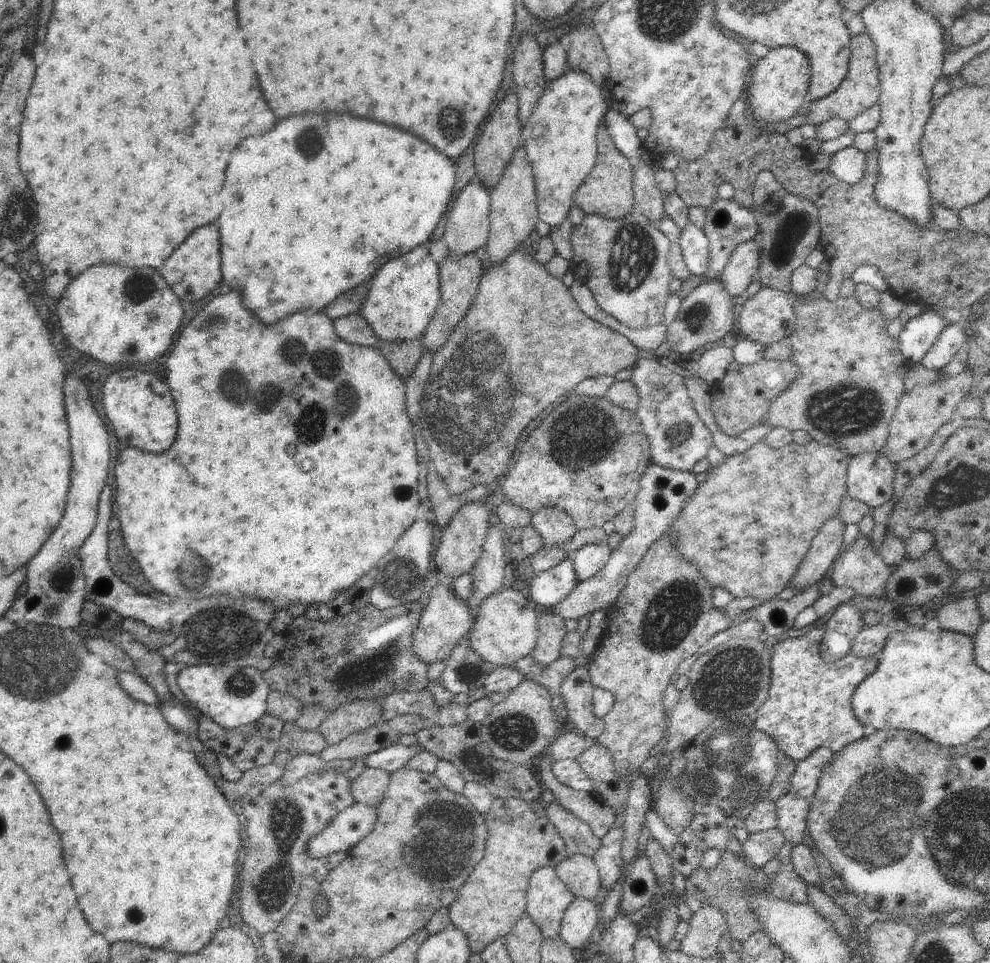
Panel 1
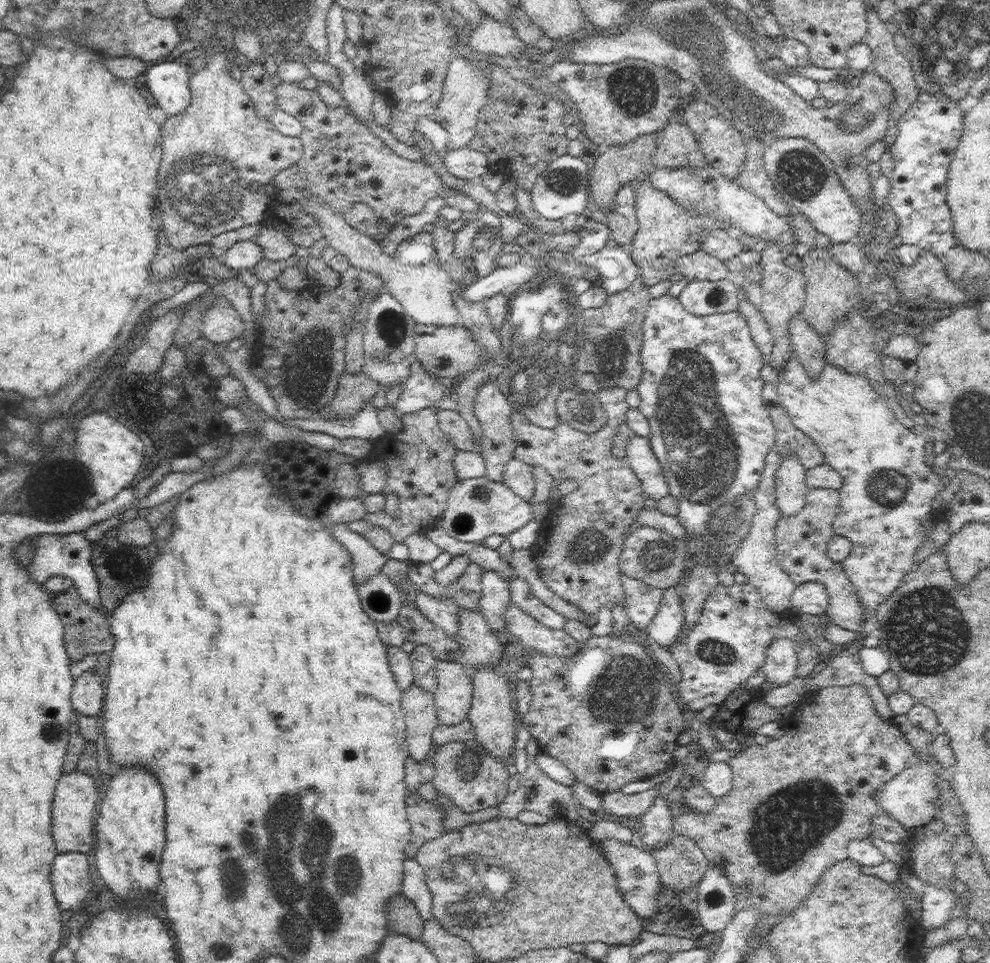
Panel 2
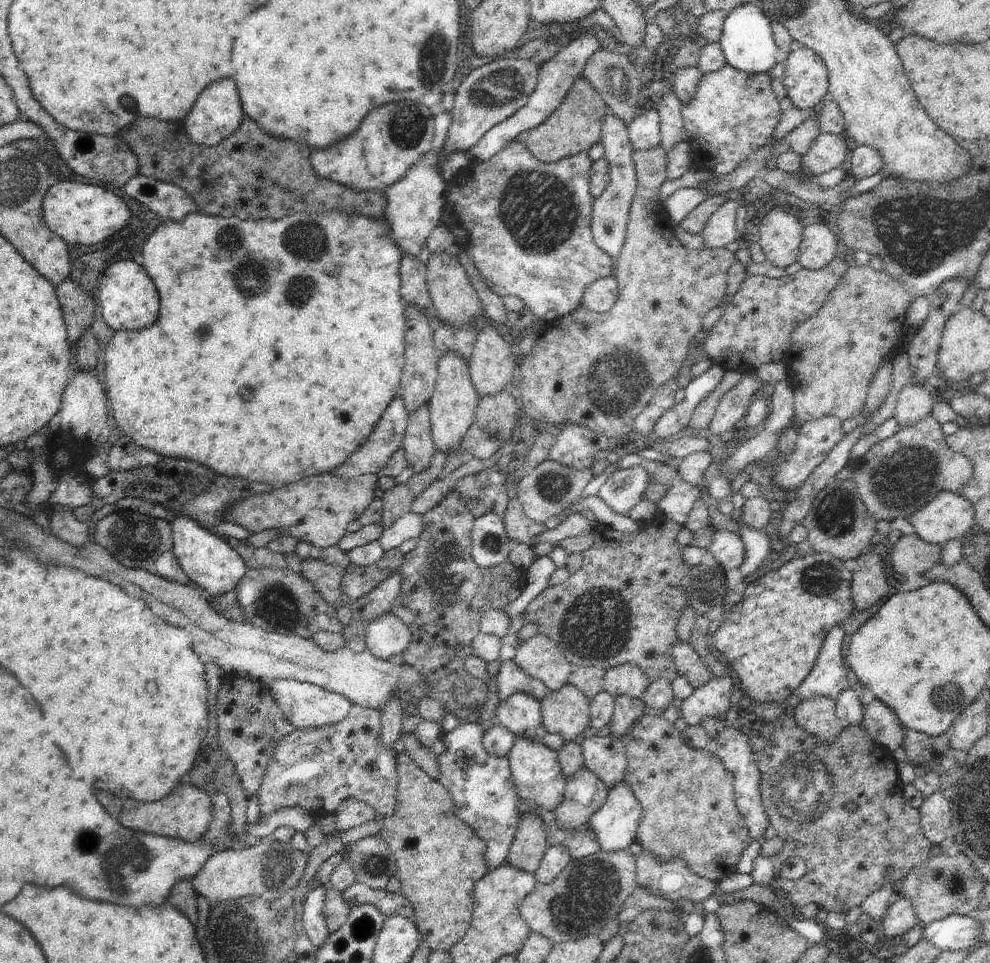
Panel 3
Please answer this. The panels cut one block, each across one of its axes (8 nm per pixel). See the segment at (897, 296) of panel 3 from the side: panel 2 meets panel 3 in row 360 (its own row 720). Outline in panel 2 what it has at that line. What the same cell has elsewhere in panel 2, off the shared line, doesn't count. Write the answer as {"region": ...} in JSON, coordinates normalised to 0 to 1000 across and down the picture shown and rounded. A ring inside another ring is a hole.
{"region":[[[870,710],[857,711],[856,713],[832,713],[826,717],[826,721],[822,723],[822,729],[804,737],[800,741],[800,758],[794,758],[792,763],[787,767],[779,768],[772,774],[760,774],[759,776],[751,776],[741,785],[734,789],[737,794],[740,806],[737,822],[722,831],[721,839],[714,844],[707,842],[692,843],[690,846],[680,848],[681,865],[686,865],[698,872],[701,872],[710,886],[716,892],[716,897],[719,899],[727,899],[733,907],[733,912],[737,915],[740,925],[742,926],[743,937],[741,949],[749,945],[758,944],[763,941],[767,945],[766,956],[773,953],[775,949],[783,951],[790,956],[792,952],[796,952],[799,947],[806,943],[806,940],[811,935],[814,935],[828,911],[839,900],[849,893],[856,891],[856,880],[863,872],[875,872],[879,870],[881,860],[881,848],[895,847],[899,848],[896,843],[891,841],[891,838],[886,832],[886,825],[894,815],[894,812],[901,810],[903,806],[909,804],[914,799],[917,786],[924,781],[921,774],[915,768],[911,759],[906,757],[903,750],[893,749],[889,746],[887,738],[884,736],[882,727]],[[751,920],[757,922],[757,927],[743,927]]]}

